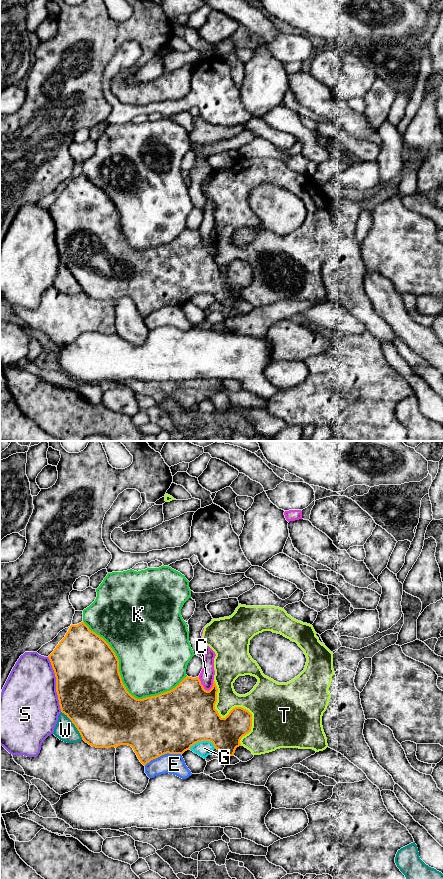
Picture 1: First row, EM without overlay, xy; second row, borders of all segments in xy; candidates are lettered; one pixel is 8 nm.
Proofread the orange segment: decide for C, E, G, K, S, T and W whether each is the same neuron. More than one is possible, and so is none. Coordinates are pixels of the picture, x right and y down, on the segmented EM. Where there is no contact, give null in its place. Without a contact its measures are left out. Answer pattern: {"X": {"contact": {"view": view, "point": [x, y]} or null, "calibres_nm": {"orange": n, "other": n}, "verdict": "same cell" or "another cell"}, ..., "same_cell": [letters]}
{"C": {"contact": {"view": "xy", "point": [203, 687]}, "calibres_nm": {"orange": 460, "other": 120}, "verdict": "another cell"}, "E": {"contact": {"view": "xy", "point": [162, 754]}, "calibres_nm": {"orange": 480, "other": 160}, "verdict": "another cell"}, "G": {"contact": {"view": "xy", "point": [202, 740]}, "calibres_nm": {"orange": 480, "other": 120}, "verdict": "another cell"}, "K": {"contact": {"view": "xy", "point": [123, 684]}, "calibres_nm": {"orange": 500, "other": 480}, "verdict": "another cell"}, "S": {"contact": {"view": "xy", "point": [56, 684]}, "calibres_nm": {"orange": 500, "other": 460}, "verdict": "another cell"}, "T": {"contact": {"view": "xy", "point": [234, 708]}, "calibres_nm": {"orange": 260, "other": 280}, "verdict": "another cell"}, "W": {"contact": {"view": "xy", "point": [74, 724]}, "calibres_nm": {"orange": 500, "other": 170}, "verdict": "another cell"}, "same_cell": []}

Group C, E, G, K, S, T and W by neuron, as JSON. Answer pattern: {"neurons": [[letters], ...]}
{"neurons": [["C"], ["E"], ["G"], ["K"], ["S"], ["T"], ["W"]]}

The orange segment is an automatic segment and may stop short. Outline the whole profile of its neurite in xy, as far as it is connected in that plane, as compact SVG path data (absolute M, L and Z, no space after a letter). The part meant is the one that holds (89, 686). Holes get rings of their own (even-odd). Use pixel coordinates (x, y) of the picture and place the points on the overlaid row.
M84 622L71 625L65 637L48 658L56 677L56 692L61 712L72 721L82 740L96 748L131 746L144 766L167 753L183 754L194 744L202 741L212 742L215 749L225 756L233 756L236 748L241 746L241 738L251 731L252 714L248 710L235 707L225 718L219 715L215 709L218 689L214 680L212 688L207 691L199 677L186 676L170 691L143 699L135 698L122 682L119 660L113 649Z

